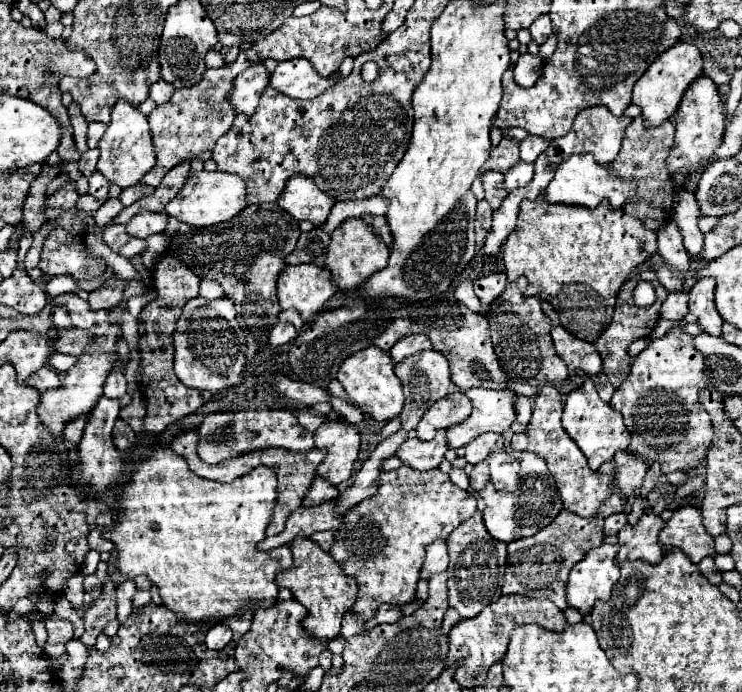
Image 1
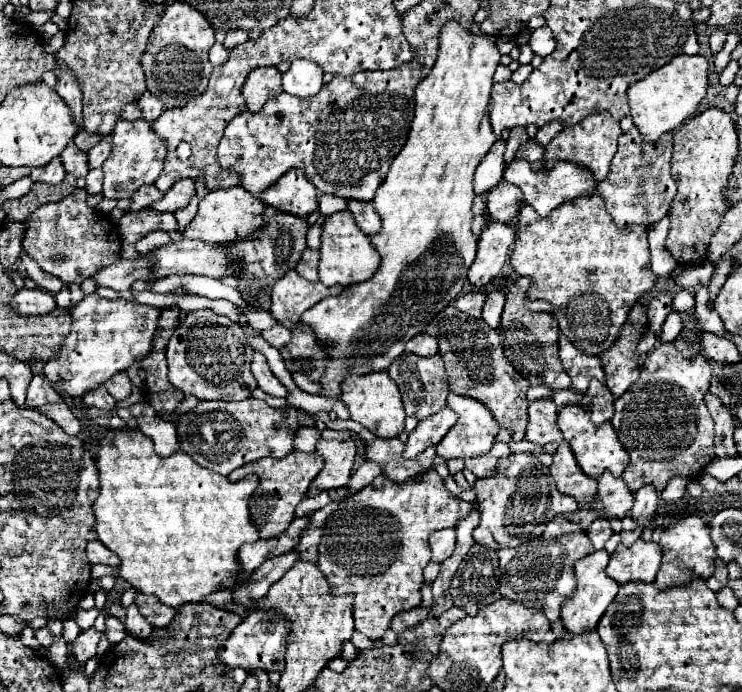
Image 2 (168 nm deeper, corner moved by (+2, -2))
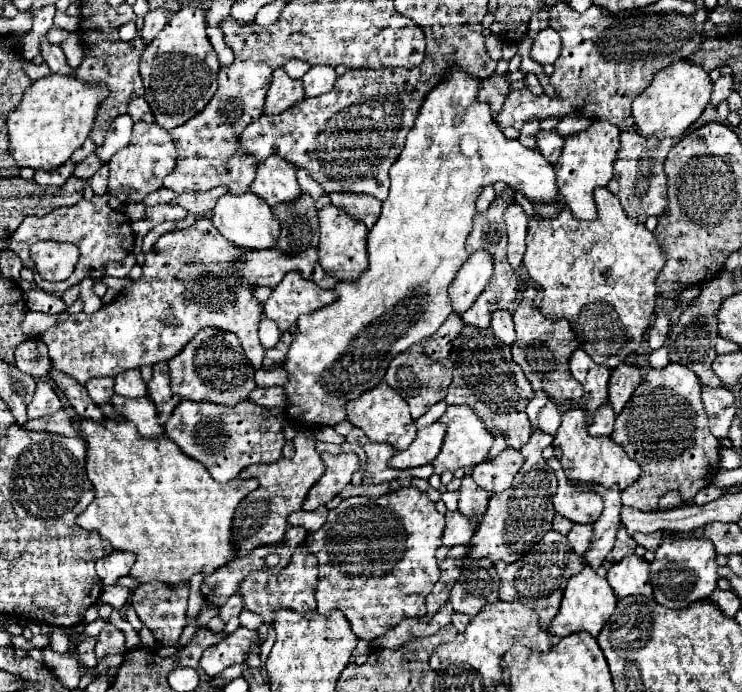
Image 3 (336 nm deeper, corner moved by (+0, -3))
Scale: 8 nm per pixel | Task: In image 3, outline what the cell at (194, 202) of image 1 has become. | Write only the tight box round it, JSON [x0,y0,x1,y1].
[212,192,280,250]

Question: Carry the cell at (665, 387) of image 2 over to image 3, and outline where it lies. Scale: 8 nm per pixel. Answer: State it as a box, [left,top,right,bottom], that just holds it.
[612,362,720,512]

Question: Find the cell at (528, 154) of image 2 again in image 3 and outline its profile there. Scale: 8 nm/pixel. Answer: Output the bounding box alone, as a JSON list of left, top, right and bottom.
[538,130,564,164]

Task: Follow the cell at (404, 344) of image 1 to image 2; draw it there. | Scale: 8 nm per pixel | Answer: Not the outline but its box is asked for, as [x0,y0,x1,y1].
[404,333,438,357]

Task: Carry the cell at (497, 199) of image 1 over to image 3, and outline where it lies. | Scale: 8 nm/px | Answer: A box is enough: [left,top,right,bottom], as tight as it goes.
[504,204,528,270]

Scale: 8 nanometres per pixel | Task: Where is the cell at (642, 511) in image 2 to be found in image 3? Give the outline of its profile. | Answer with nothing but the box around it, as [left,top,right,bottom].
[634,532,662,552]

